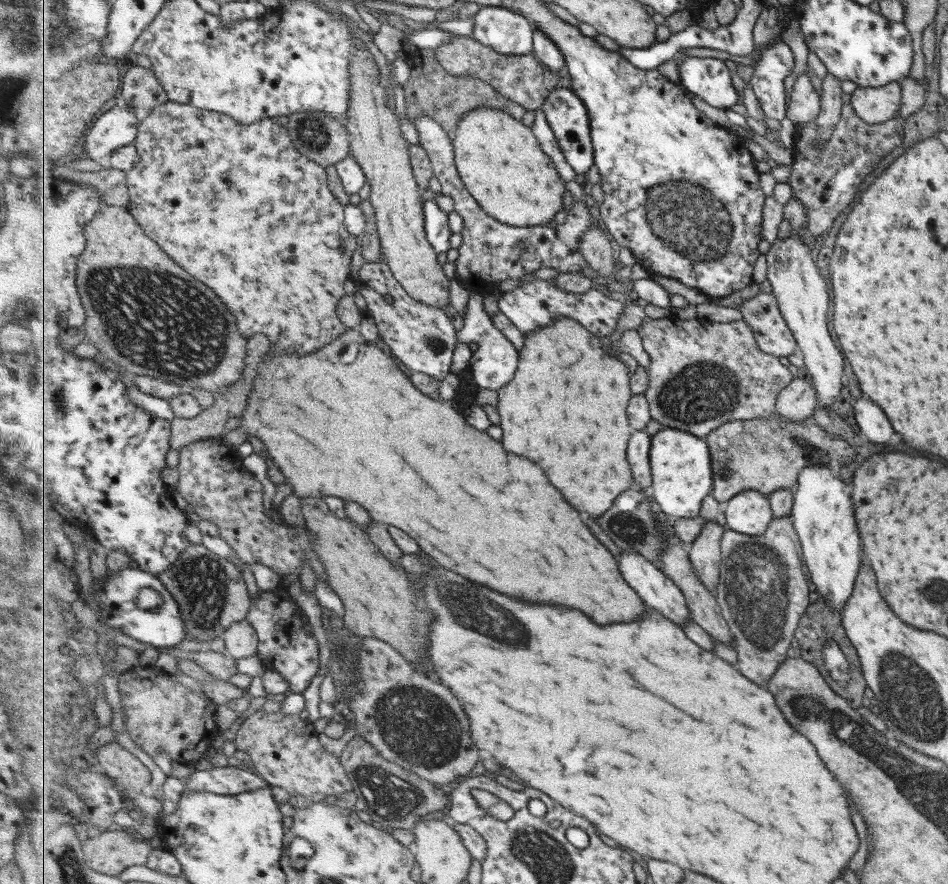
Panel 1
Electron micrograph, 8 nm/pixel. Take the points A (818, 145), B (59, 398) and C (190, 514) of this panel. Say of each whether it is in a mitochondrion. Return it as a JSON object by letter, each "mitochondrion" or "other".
{"A":"other","B":"mitochondrion","C":"other"}

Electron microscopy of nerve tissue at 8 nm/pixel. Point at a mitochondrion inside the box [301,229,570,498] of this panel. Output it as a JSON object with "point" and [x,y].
{"point":[435,344]}

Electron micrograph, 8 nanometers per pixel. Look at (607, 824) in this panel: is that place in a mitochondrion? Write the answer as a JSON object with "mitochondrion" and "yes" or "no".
{"mitochondrion":"no"}

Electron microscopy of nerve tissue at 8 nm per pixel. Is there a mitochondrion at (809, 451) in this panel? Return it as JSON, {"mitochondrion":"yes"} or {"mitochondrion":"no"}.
{"mitochondrion":"yes"}

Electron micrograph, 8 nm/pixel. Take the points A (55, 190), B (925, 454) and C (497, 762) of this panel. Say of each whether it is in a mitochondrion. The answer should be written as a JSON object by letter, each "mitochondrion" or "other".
{"A":"other","B":"other","C":"other"}

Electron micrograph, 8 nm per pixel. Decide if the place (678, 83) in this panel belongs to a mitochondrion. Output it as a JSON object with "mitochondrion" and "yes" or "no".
{"mitochondrion":"no"}

